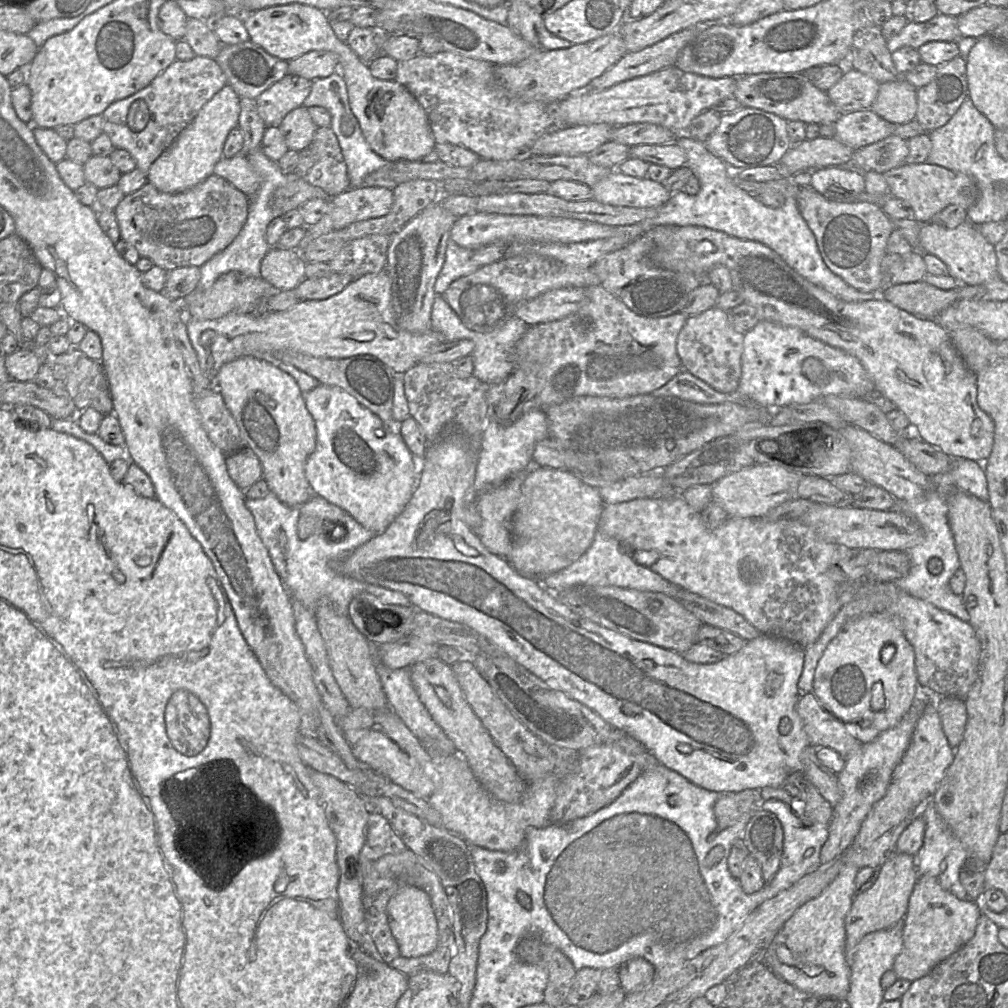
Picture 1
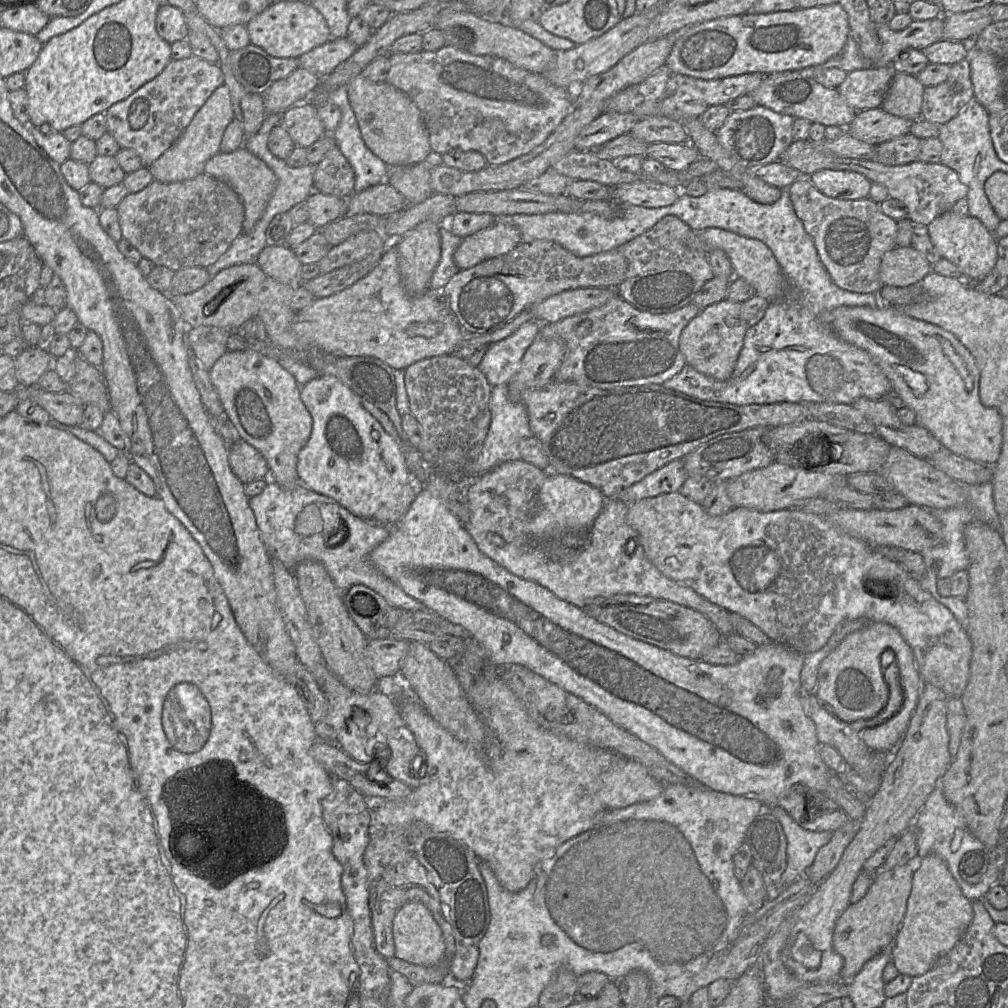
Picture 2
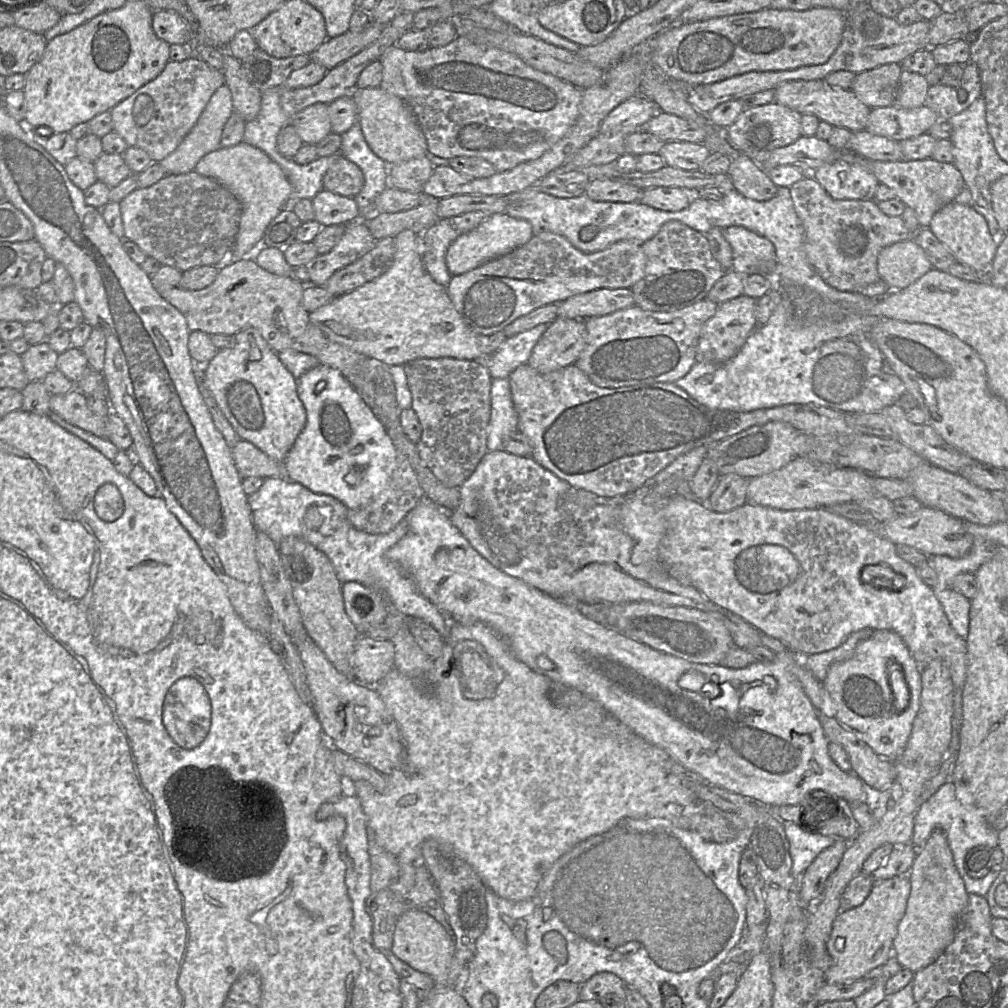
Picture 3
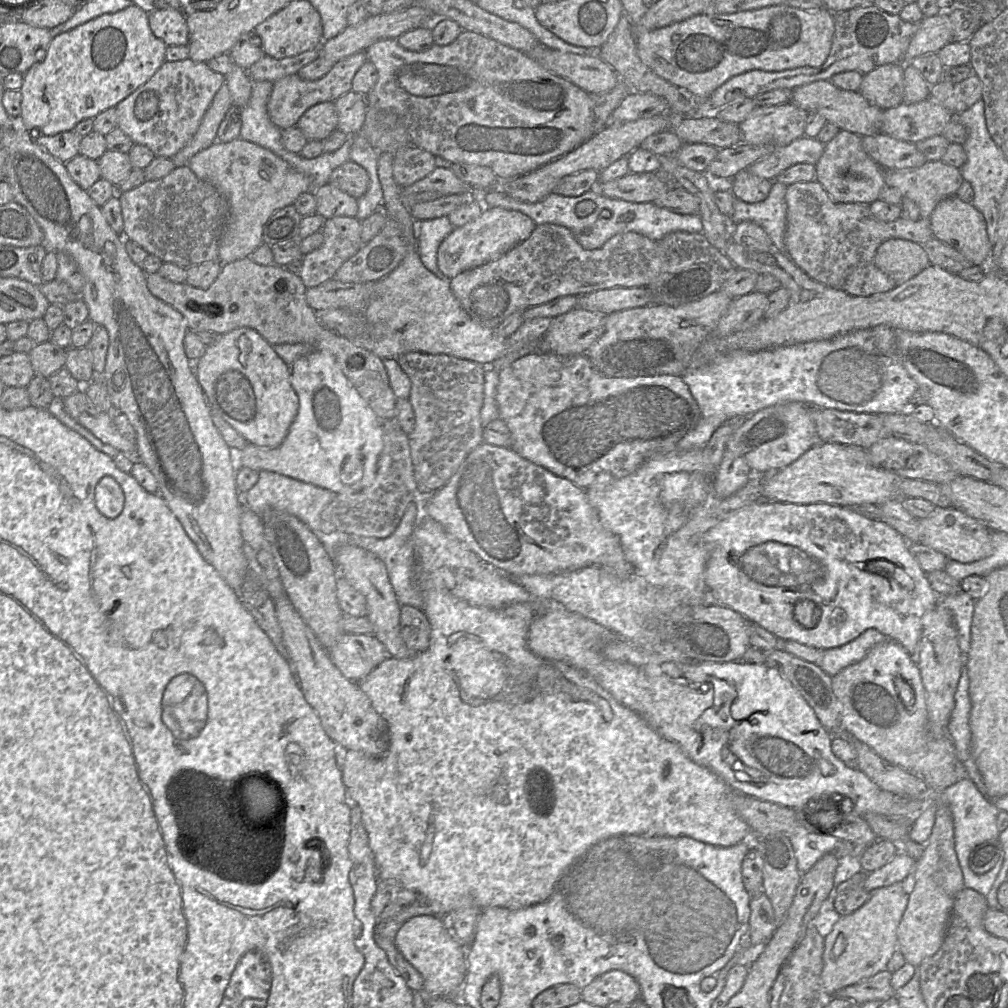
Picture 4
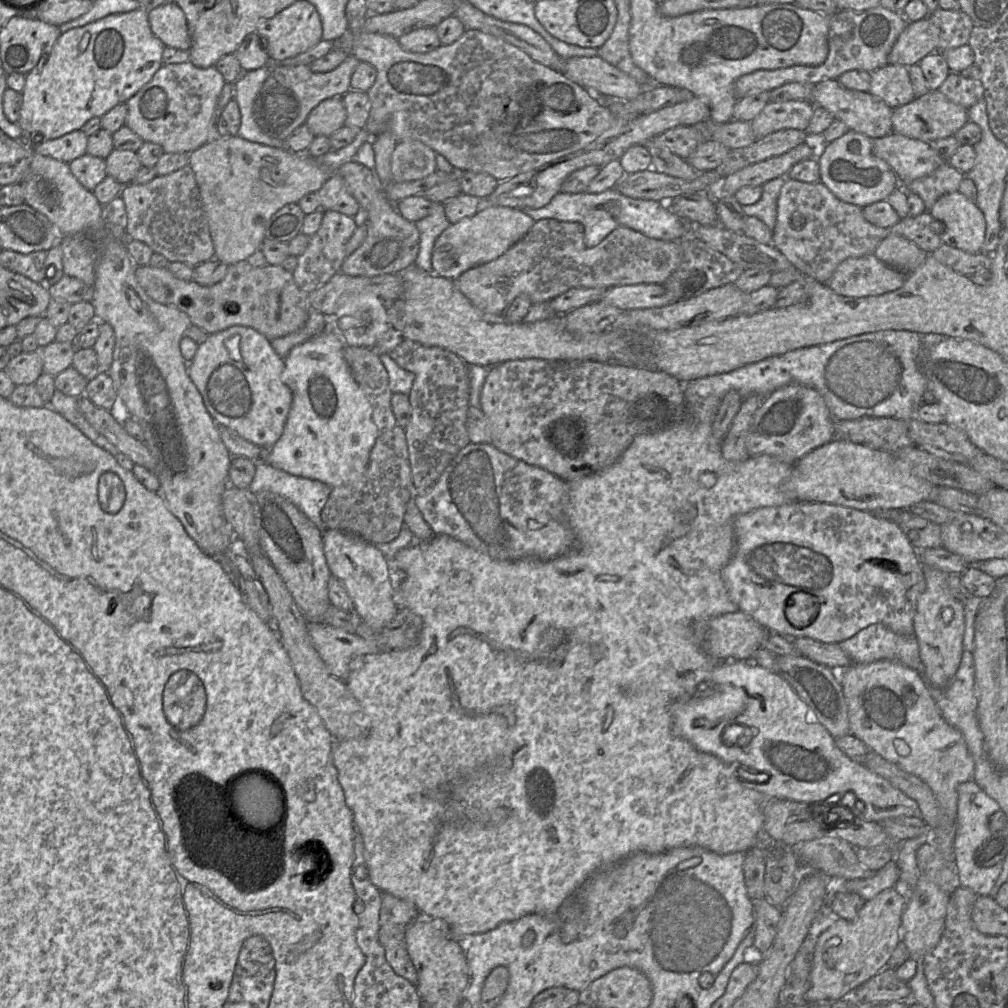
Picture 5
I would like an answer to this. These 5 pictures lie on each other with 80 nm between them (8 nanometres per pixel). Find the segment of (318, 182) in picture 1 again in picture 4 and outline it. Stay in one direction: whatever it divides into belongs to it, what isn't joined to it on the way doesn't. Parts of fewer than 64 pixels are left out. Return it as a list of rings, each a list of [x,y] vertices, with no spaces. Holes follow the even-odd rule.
[[[349,160],[331,173],[329,183],[359,199],[367,192],[370,179],[367,171],[362,166]]]

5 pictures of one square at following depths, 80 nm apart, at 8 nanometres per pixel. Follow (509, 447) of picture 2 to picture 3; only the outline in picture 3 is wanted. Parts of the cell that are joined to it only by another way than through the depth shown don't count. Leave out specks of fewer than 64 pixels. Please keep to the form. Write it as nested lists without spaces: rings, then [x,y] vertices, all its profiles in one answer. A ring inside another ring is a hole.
[[[493,378],[491,380],[490,407],[487,451],[503,450],[504,438],[518,431],[518,414],[512,402],[508,379]]]

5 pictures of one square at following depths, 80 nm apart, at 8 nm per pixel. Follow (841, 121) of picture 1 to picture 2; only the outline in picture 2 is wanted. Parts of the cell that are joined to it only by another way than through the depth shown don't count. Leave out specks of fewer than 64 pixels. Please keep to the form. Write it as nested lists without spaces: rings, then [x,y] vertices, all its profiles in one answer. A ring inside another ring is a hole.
[[[880,107],[860,111],[846,131],[873,146],[910,133],[914,120],[898,117]]]

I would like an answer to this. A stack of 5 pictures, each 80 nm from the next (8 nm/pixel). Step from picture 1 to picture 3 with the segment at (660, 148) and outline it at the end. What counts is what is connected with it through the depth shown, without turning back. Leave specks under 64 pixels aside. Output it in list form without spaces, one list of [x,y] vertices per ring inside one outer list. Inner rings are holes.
[[[666,142],[658,152],[664,160],[665,165],[679,168],[686,171],[700,170],[704,160],[711,154],[703,145],[691,142]]]

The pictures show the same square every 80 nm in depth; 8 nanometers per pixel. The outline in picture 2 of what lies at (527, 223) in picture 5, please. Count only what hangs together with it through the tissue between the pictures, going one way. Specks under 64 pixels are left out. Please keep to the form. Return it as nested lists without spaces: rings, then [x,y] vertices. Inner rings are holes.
[[[505,218],[461,240],[453,260],[459,270],[502,256],[522,241],[519,230]]]

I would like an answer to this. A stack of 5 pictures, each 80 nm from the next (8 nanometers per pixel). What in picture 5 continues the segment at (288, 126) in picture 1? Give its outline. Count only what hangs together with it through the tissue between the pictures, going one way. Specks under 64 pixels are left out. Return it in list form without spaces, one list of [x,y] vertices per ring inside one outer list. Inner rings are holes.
[[[342,97],[325,99],[308,115],[305,125],[317,136],[330,137],[345,125],[347,117]]]

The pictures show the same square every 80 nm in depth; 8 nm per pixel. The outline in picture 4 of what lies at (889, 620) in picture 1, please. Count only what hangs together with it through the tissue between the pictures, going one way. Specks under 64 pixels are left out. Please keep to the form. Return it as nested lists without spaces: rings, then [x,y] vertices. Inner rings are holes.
[[[887,639],[875,645],[859,662],[832,677],[832,688],[841,705],[841,724],[846,734],[868,745],[891,764],[898,765],[921,778],[929,788],[940,794],[947,787],[968,777],[967,770],[958,759],[948,735],[934,736],[929,727],[926,691],[914,656],[898,642]]]

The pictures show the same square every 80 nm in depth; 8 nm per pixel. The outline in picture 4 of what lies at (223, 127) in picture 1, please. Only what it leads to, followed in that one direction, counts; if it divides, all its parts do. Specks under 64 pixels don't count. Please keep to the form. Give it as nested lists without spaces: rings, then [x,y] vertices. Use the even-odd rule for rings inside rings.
[[[224,83],[205,112],[194,137],[184,148],[171,157],[176,167],[188,165],[194,155],[217,141],[219,126],[232,105],[228,85]]]

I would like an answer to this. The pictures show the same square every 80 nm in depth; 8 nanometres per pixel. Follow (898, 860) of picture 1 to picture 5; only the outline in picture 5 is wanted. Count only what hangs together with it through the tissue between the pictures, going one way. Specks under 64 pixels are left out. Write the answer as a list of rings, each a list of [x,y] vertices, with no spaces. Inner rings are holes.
[[[894,887],[865,902],[857,917],[849,922],[837,919],[816,941],[811,986],[805,993],[806,1002],[833,1002],[848,998],[852,992],[887,967],[894,949],[901,940],[904,898]]]

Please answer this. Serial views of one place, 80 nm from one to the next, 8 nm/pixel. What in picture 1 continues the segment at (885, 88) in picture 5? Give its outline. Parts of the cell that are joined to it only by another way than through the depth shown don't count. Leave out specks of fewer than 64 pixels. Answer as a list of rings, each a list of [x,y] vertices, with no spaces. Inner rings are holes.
[[[847,68],[842,78],[826,93],[842,113],[869,109],[875,101],[880,83],[860,71]]]

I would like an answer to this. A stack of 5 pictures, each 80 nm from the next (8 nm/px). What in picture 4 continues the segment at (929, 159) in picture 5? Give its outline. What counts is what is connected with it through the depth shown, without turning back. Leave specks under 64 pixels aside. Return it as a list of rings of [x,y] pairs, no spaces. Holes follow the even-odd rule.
[[[878,133],[862,136],[864,151],[884,170],[915,168],[927,162],[915,143]]]

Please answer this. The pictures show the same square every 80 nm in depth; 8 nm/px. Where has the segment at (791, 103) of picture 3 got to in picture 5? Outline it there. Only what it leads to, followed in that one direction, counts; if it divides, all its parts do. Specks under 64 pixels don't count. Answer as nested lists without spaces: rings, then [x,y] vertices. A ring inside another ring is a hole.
[[[826,80],[812,87],[811,103],[829,111],[836,120],[846,124],[849,130],[861,133],[871,139],[880,138],[893,132],[893,108],[869,92],[847,89],[838,80]]]

